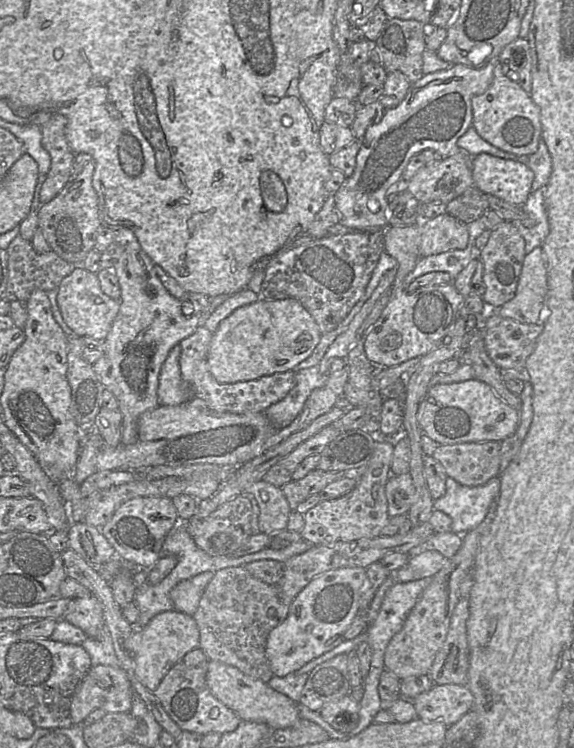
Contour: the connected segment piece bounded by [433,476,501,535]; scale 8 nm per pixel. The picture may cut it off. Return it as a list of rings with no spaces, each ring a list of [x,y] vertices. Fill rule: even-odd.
[[[493,477],[480,486],[465,486],[453,478],[446,479],[444,495],[433,501],[435,510],[452,519],[452,532],[463,535],[476,528],[486,517],[500,494],[501,480]]]

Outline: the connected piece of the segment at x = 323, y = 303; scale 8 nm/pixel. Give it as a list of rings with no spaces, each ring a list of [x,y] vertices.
[[[385,229],[327,235],[273,258],[265,269],[260,298],[296,299],[312,315],[321,334],[335,330],[361,299],[384,251]]]

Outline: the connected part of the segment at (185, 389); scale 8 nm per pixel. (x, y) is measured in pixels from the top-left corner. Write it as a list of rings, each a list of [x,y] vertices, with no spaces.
[[[175,345],[161,367],[157,389],[159,405],[179,405],[194,397],[191,387],[181,376],[180,352],[180,345]]]

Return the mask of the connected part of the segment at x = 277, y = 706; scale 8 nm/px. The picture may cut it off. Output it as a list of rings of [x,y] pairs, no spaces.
[[[210,660],[206,684],[216,699],[233,710],[244,721],[262,722],[271,729],[282,729],[294,725],[301,718],[296,702],[275,691],[262,680],[244,674],[234,666]]]

